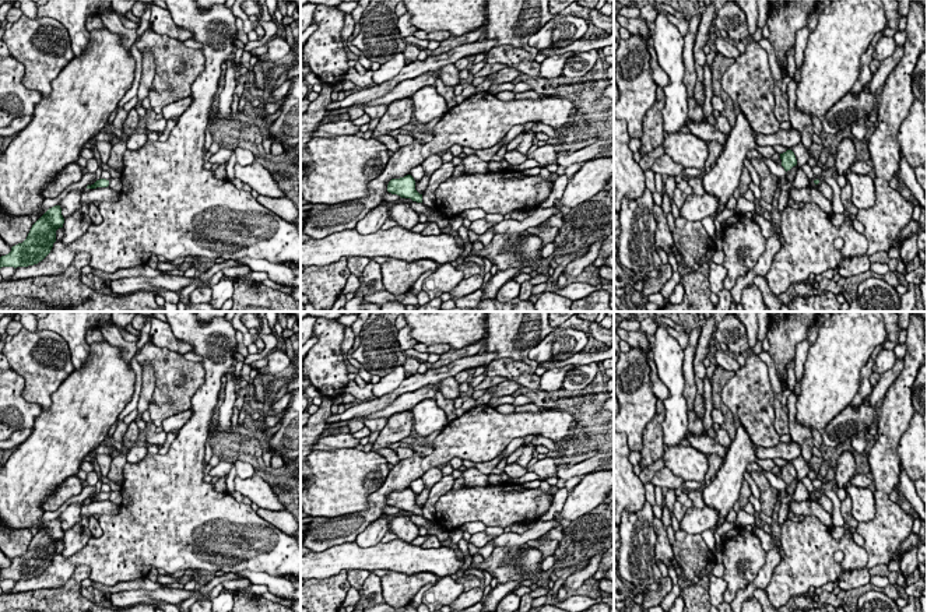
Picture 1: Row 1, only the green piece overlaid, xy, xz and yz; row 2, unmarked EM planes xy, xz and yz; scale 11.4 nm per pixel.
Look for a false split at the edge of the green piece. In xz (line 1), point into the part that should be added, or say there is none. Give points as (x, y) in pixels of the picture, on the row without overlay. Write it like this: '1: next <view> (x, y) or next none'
1: next none

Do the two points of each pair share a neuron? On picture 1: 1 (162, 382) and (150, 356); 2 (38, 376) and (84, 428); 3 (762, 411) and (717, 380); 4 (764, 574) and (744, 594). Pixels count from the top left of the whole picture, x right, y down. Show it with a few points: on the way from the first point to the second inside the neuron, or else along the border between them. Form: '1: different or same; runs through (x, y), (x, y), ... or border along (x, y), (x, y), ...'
1: same; runs through (162, 376), (162, 369), (155, 362)
2: different; border along (74, 369), (51, 396), (51, 405), (42, 411)
3: different; border along (734, 373), (722, 390), (722, 403), (733, 417)
4: same; runs through (759, 579), (748, 590)

